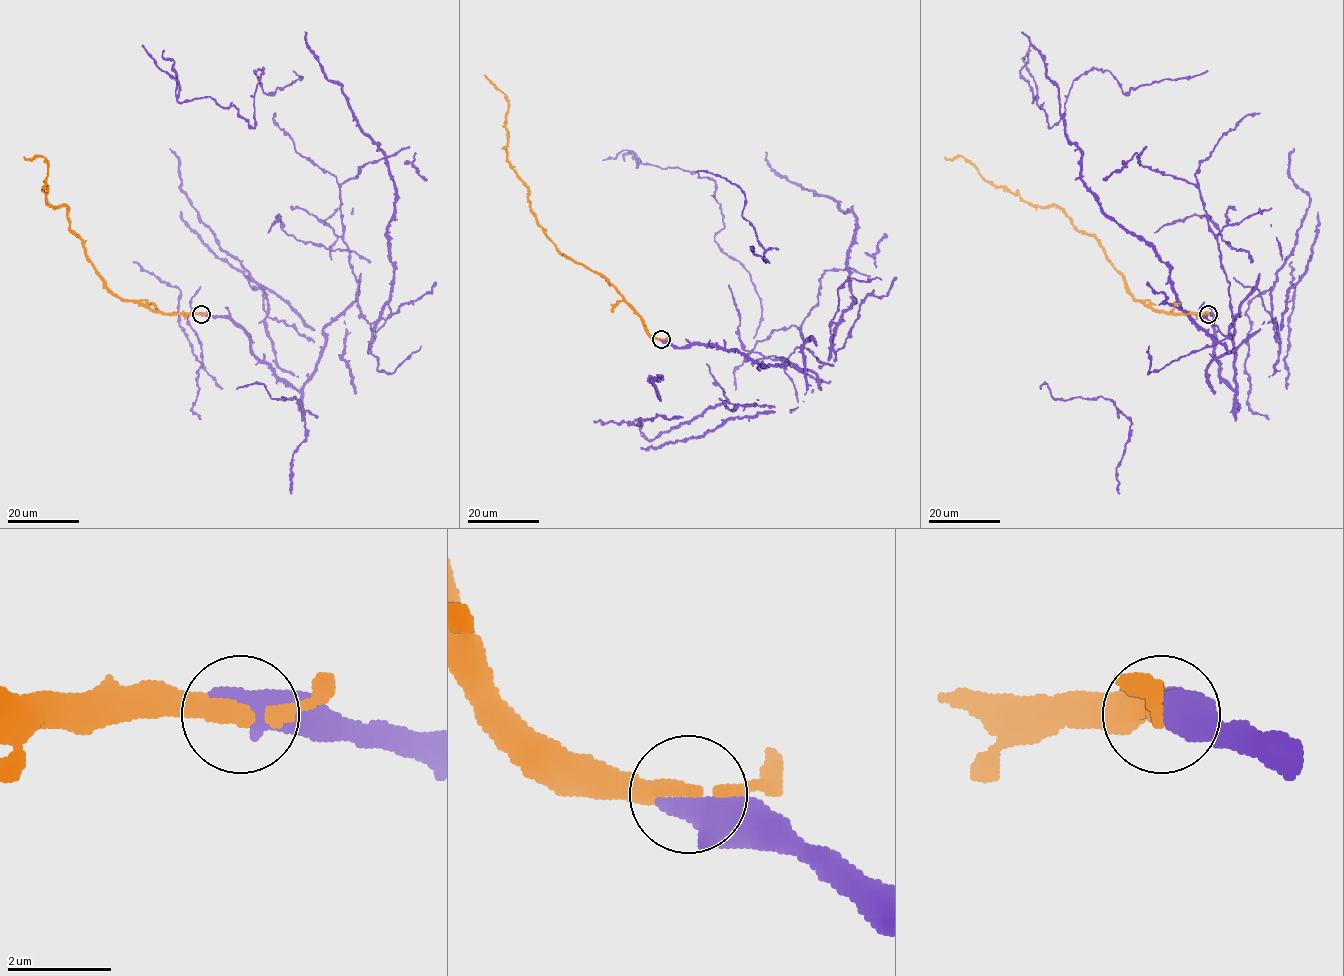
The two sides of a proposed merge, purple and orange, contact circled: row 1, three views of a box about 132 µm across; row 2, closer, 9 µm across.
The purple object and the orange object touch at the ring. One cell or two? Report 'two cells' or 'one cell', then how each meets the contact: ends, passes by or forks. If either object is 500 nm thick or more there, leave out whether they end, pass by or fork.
one cell

